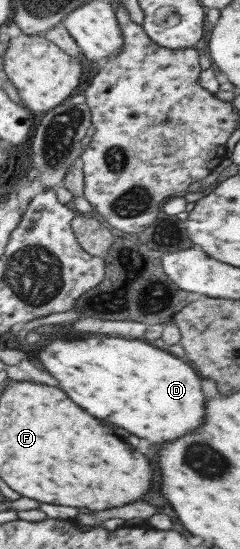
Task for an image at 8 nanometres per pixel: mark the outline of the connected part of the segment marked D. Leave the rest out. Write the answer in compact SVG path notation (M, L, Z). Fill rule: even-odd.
M107 335L49 338L49 342L38 349L38 362L44 372L58 380L61 392L85 413L102 422L112 422L152 444L176 440L204 422L207 398L200 389L201 378L194 368L144 340Z

